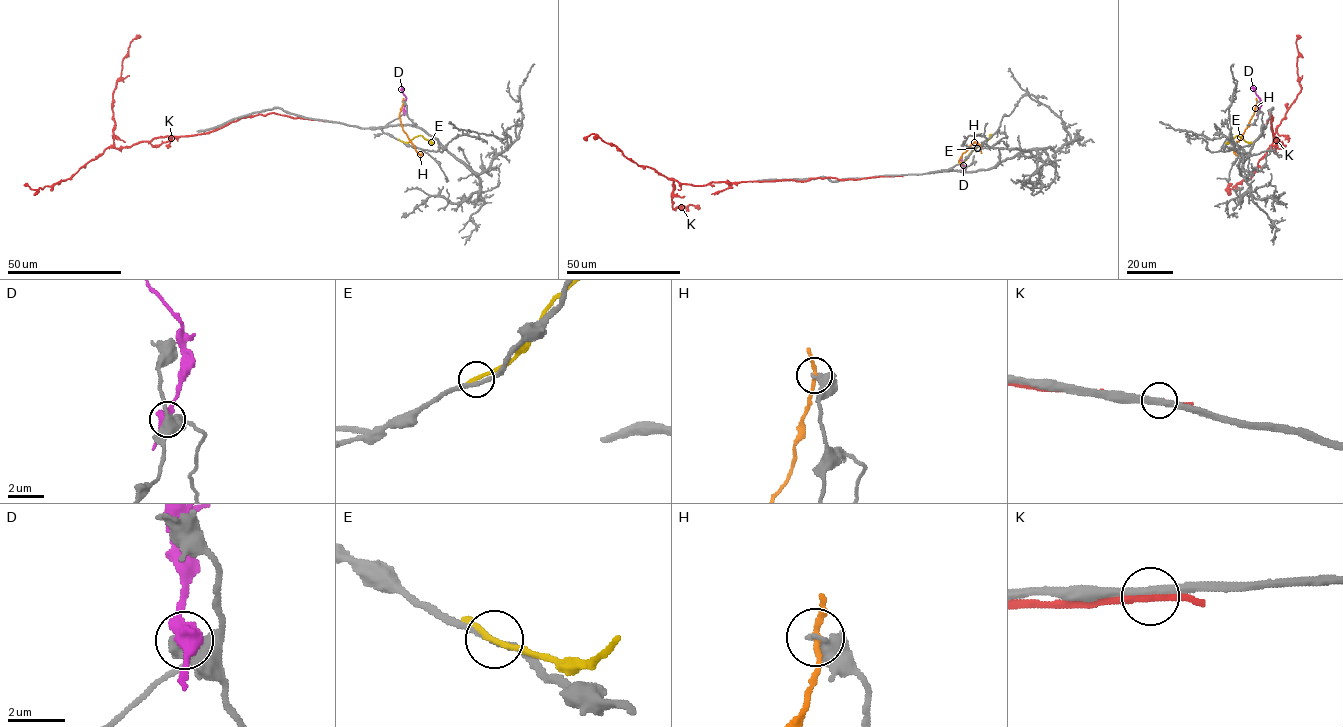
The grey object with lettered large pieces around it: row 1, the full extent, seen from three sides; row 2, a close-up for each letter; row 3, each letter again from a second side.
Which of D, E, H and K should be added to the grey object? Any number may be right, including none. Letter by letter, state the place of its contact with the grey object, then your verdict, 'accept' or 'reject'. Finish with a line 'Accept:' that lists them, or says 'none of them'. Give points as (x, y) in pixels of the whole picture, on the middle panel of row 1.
D: meets grey at (963, 167); reject
E: meets grey at (960, 163); reject
H: meets grey at (962, 165); reject
K: meets grey at (898, 175); reject
Accept: none of them

